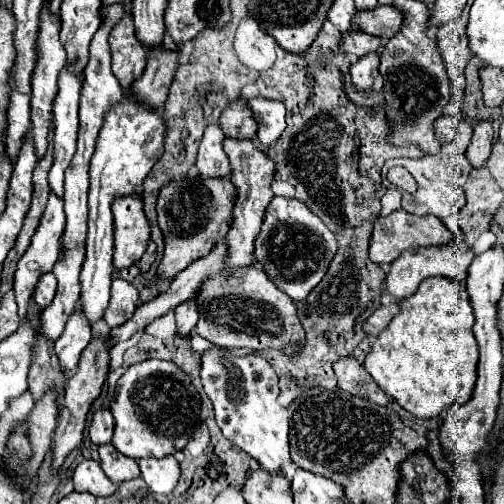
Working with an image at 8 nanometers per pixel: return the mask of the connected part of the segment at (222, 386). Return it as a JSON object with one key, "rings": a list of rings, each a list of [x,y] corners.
{"rings":[[[210,348],[200,354],[200,380],[206,396],[212,400],[216,424],[228,440],[238,440],[238,446],[256,458],[268,472],[282,470],[290,460],[290,444],[288,444],[288,420],[290,412],[278,404],[278,376],[272,366],[258,354],[234,356],[224,352],[224,348]]]}

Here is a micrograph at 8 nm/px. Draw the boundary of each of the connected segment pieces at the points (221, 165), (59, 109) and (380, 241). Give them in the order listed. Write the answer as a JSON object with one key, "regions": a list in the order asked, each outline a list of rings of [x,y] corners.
{"regions":[[[[210,124],[204,130],[204,136],[198,148],[198,162],[196,162],[204,178],[216,178],[230,172],[230,160],[222,150],[222,140],[224,140],[224,134],[218,124]]],[[[68,64],[60,70],[58,78],[58,94],[54,100],[54,164],[48,174],[50,188],[56,196],[64,196],[64,170],[68,168],[74,152],[76,152],[76,136],[78,136],[78,102],[80,88],[84,86],[84,74],[72,76],[68,72]]],[[[396,210],[388,216],[378,216],[374,222],[372,238],[370,238],[370,260],[376,264],[394,262],[404,250],[420,248],[420,246],[440,246],[450,244],[452,232],[436,218],[436,216],[414,216],[406,210]]]]}

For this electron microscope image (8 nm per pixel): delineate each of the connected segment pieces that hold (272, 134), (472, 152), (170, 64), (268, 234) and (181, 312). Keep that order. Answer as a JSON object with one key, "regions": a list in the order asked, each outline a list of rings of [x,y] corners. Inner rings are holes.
{"regions":[[[[252,98],[248,104],[258,122],[258,132],[256,132],[258,140],[262,142],[262,146],[274,144],[286,128],[284,104],[276,100],[266,100],[266,98]]],[[[480,120],[480,122],[474,126],[472,142],[470,142],[470,146],[468,146],[468,160],[472,162],[474,168],[484,166],[486,160],[490,158],[492,140],[494,140],[492,122],[490,122],[490,120]]],[[[166,46],[152,48],[148,52],[148,64],[144,74],[132,84],[132,92],[152,108],[162,108],[172,86],[174,74],[180,66],[180,48],[168,50]]],[[[274,196],[266,208],[262,228],[254,242],[254,256],[262,264],[268,278],[286,292],[292,300],[304,300],[310,290],[324,278],[334,254],[336,236],[322,224],[322,220],[296,198]]],[[[188,300],[188,302],[180,304],[180,308],[176,308],[174,312],[176,312],[176,334],[178,336],[188,336],[198,322],[196,300]]]]}

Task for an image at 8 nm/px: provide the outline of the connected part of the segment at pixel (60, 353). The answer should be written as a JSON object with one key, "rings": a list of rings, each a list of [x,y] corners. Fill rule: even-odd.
{"rings":[[[78,306],[76,312],[68,318],[68,324],[60,338],[54,344],[54,352],[60,360],[60,366],[66,370],[66,374],[72,374],[72,370],[78,366],[82,350],[90,344],[92,334],[90,334],[90,322],[84,316],[82,308]]]}

